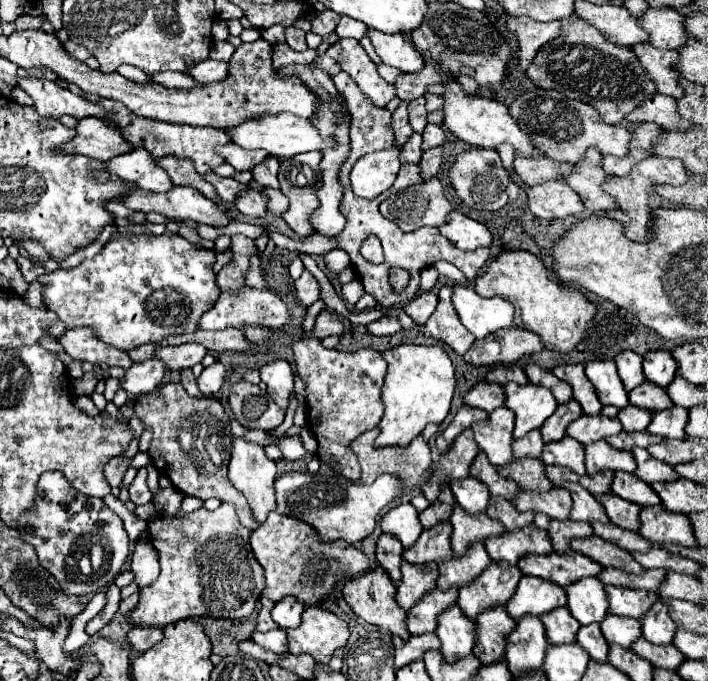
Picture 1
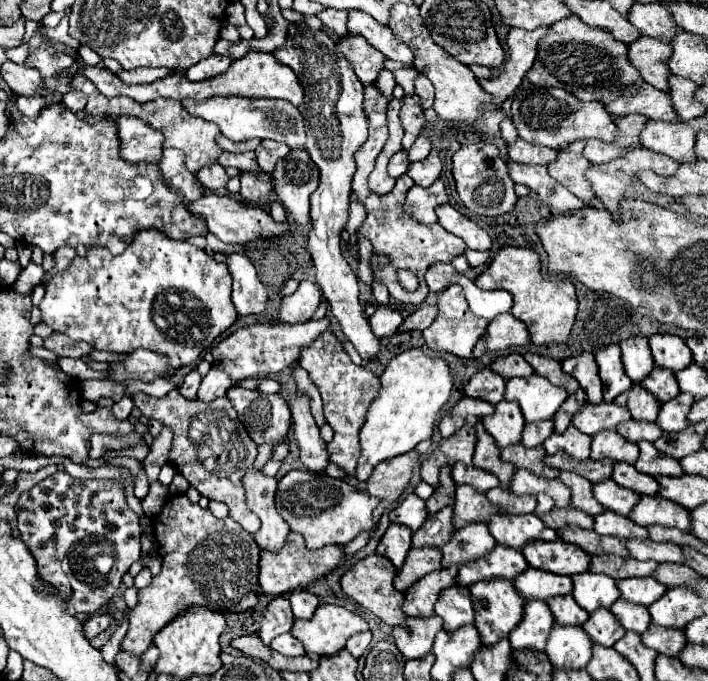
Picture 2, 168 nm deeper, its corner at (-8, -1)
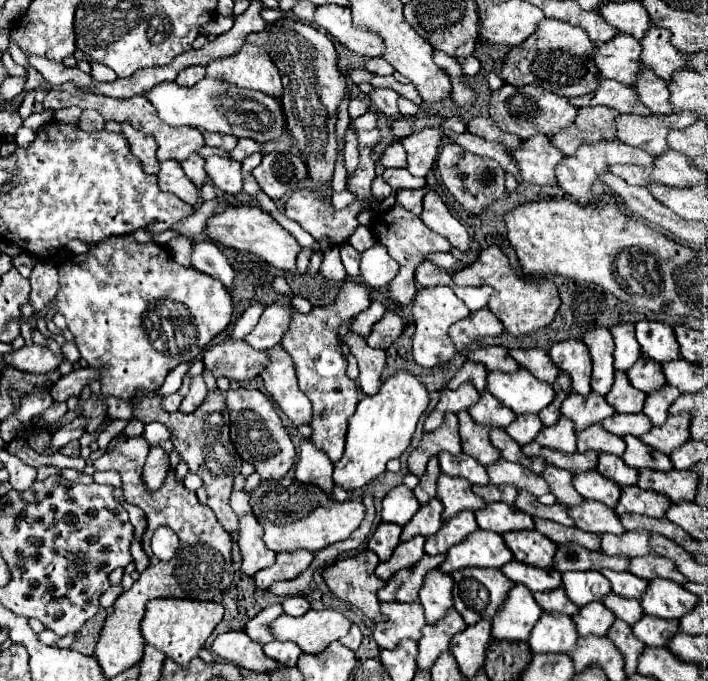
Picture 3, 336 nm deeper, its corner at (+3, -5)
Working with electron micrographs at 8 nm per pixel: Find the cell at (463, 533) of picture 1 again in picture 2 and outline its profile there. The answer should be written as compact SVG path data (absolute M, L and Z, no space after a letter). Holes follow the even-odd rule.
M466 484L456 486L456 504L454 504L454 528L464 528L474 522L490 522L498 514L498 508L488 504L488 498Z

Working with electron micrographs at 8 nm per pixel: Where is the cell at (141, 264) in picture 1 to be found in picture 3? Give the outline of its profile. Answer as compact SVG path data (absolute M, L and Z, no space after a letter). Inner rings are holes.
M123 236L123 238L109 238L109 240L103 240L99 244L95 244L87 254L79 254L79 256L73 256L69 258L67 262L63 262L59 266L59 280L61 280L61 288L57 292L57 302L53 304L53 308L57 312L61 312L65 318L67 318L67 328L69 332L75 336L75 344L81 352L81 356L87 360L89 368L99 368L99 382L101 382L101 392L103 396L113 396L113 398L123 398L123 400L131 400L135 396L137 390L159 390L165 376L169 374L169 370L173 370L177 364L181 362L191 362L195 360L203 348L217 336L221 334L227 324L231 322L231 312L233 312L233 302L231 302L231 296L227 292L227 288L219 282L219 280L213 280L211 276L205 276L203 272L197 272L193 268L185 268L181 264L177 264L171 254L163 248L163 246L157 246L153 242L147 242L147 244L139 244L133 240L133 236Z

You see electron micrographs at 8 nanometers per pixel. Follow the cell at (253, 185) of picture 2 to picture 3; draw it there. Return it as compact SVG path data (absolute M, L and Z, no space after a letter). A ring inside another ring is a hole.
M221 156L205 158L205 172L211 178L211 182L227 194L237 194L243 188L241 164L233 158L221 158Z

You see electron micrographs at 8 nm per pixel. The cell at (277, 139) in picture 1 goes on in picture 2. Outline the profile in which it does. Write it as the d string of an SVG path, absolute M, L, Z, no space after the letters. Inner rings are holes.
M230 96L230 98L208 100L204 104L192 104L192 100L184 100L184 108L192 116L200 116L204 120L218 124L220 132L232 142L246 142L252 138L258 138L258 140L270 138L270 140L286 144L290 150L300 150L306 144L302 114L296 106L288 104L286 100L238 100Z

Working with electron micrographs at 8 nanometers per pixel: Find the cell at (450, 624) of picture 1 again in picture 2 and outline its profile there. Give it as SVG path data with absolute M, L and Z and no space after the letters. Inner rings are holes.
M448 588L444 596L440 596L440 602L436 602L436 614L444 620L444 630L454 632L462 626L474 624L476 612L472 604L470 592L464 592L464 588Z

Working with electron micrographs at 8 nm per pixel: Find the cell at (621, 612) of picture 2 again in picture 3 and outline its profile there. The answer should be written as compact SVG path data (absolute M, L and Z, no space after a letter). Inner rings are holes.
M609 592L605 598L603 598L603 604L621 620L625 620L629 626L633 626L641 616L643 616L643 608L641 608L641 602L635 600L635 598L623 598L623 596L617 596L615 592Z

